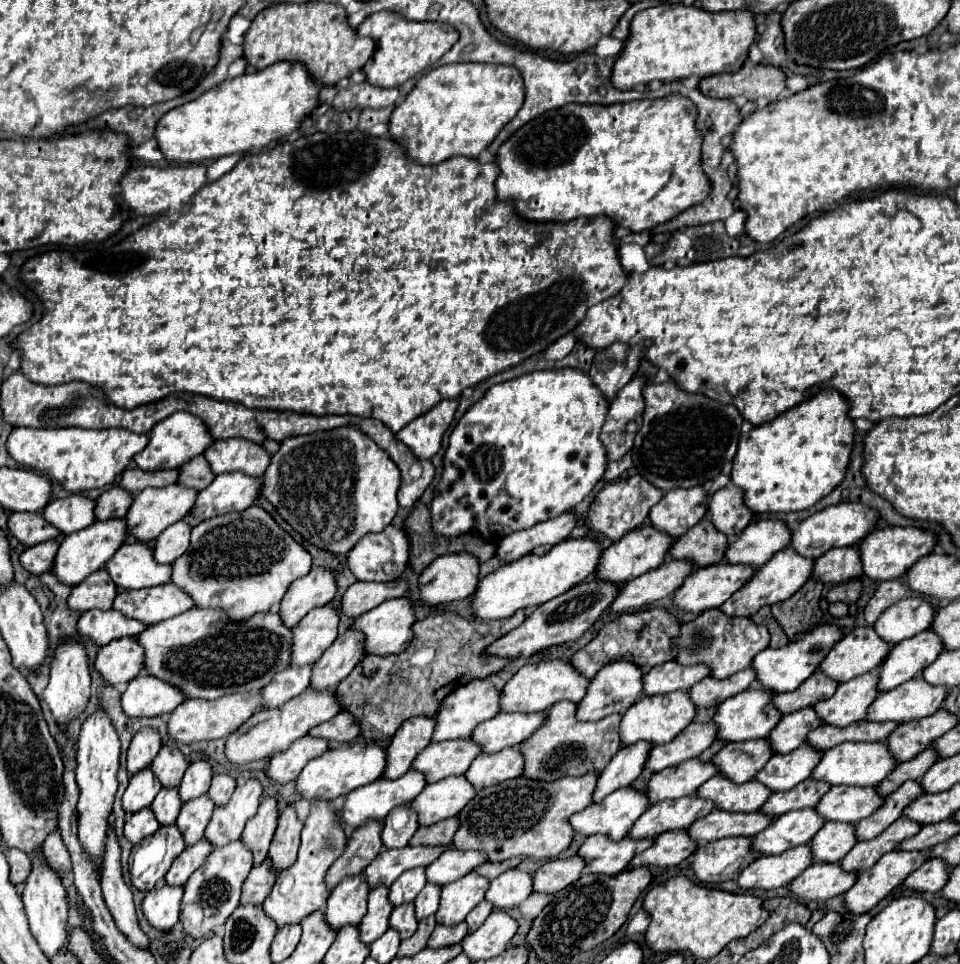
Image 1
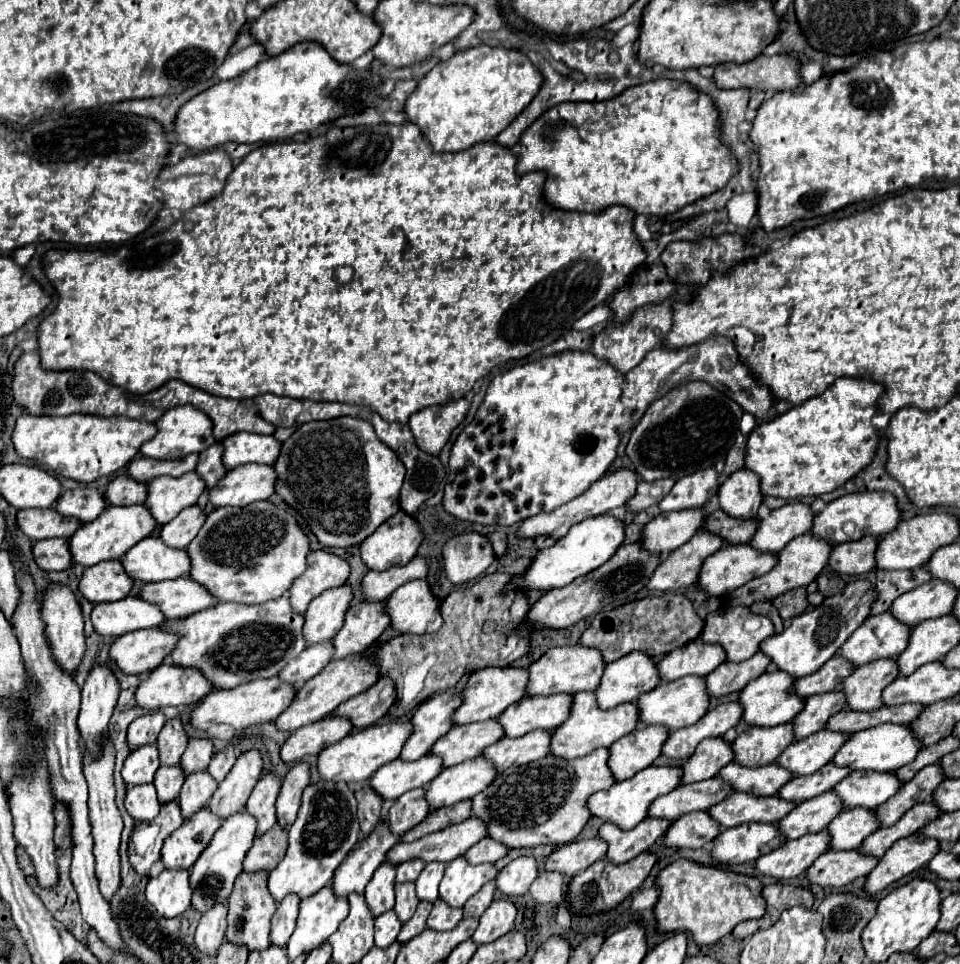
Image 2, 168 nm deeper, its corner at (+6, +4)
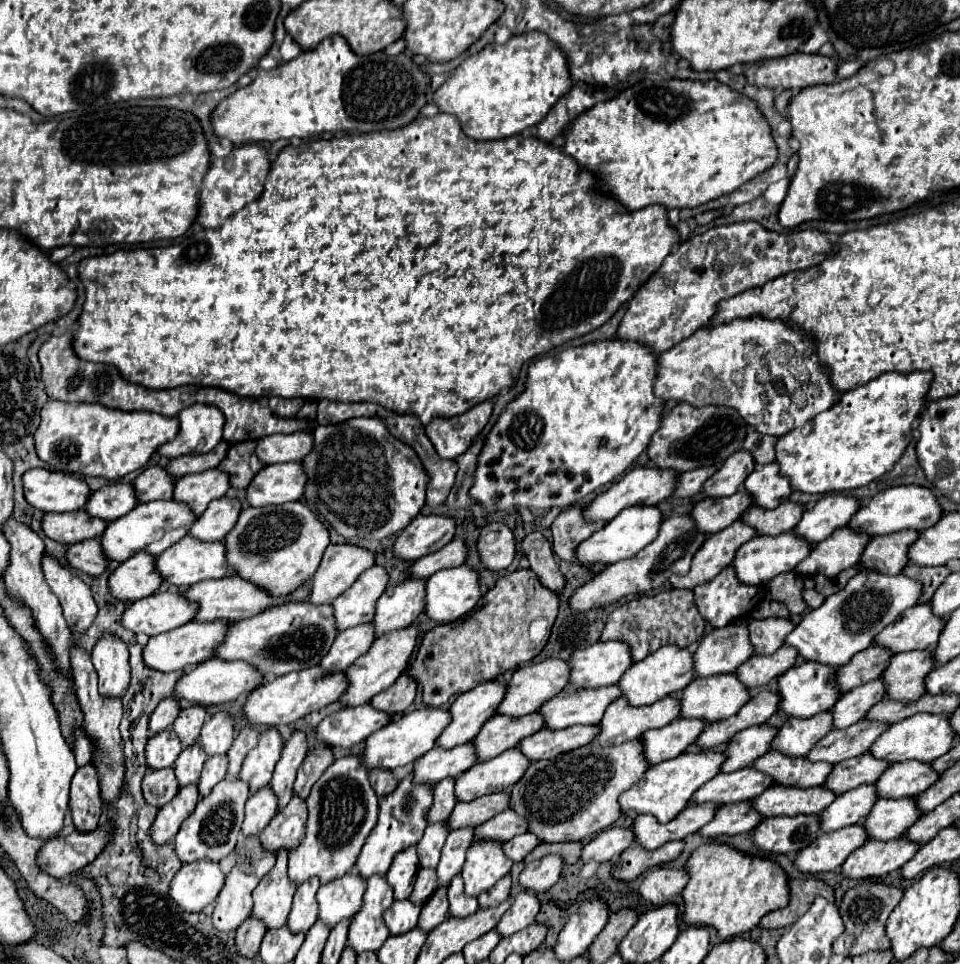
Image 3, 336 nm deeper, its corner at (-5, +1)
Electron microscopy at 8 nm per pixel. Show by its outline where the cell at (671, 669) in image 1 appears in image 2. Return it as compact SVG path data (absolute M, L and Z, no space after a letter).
M692 640L682 648L666 654L658 664L658 674L662 682L672 682L682 676L706 676L716 666L726 660L726 654L716 644L704 644L700 640Z

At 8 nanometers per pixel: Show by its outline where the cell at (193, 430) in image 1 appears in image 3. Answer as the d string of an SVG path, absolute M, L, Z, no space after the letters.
M193 405L179 413L179 433L173 441L159 447L159 453L173 459L197 453L203 439L203 453L211 451L223 437L225 417L213 405Z

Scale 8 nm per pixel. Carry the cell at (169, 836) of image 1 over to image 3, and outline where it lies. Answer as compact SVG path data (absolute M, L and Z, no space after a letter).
M197 783L189 785L189 787L181 787L179 793L165 805L159 809L157 819L151 827L151 837L157 845L163 845L171 839L175 839L181 823L187 819L187 815L193 811L193 807L199 801L199 791L197 791Z

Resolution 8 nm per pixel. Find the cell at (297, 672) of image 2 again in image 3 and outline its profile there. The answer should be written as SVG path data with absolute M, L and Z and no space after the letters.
M363 623L361 627L345 629L337 635L331 651L321 659L325 673L345 671L357 657L369 651L373 643L373 623Z

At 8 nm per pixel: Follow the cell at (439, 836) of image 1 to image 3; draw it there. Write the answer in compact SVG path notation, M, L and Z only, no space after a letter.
M493 793L493 795L485 795L479 799L473 799L469 803L457 803L451 817L449 817L449 825L451 829L459 829L459 827L479 827L481 823L485 823L487 819L491 819L493 815L501 813L509 809L509 793Z

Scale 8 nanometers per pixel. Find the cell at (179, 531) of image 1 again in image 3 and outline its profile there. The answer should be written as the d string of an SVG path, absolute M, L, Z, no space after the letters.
M221 497L209 503L207 511L193 523L189 535L201 541L221 541L235 527L241 513L241 501Z

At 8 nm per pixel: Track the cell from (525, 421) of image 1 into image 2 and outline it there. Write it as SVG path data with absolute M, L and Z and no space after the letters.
M566 350L566 352L546 356L546 358L522 364L522 366L514 366L514 368L506 370L504 374L496 376L488 386L484 402L476 410L476 416L474 416L476 420L470 422L466 428L462 428L462 432L458 434L458 438L450 450L450 474L448 474L448 480L444 486L444 498L442 498L444 510L458 520L466 520L466 522L474 522L474 524L512 526L530 516L548 514L548 512L556 510L558 506L566 504L568 500L572 500L574 496L580 496L586 488L590 488L590 484L594 484L598 478L604 476L604 472L616 458L616 448L618 448L620 436L616 434L616 420L612 418L612 410L614 410L616 402L620 400L622 384L624 384L624 376L620 372L616 372L610 364L594 358L592 352L578 352L578 350Z

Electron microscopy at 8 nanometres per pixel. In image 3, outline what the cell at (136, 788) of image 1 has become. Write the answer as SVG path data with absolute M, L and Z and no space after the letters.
M171 729L159 731L147 743L147 765L151 769L171 767L175 763L175 759L179 757L181 749L183 749L181 741L177 739L177 735Z

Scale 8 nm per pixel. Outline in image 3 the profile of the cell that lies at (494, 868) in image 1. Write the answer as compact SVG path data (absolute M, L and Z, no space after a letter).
M553 843L549 845L549 853L559 853L559 855L565 855L565 861L567 863L581 863L581 849L583 849L583 843Z

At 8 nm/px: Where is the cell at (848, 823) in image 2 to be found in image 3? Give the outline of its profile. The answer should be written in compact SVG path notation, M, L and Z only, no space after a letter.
M915 797L909 799L879 799L865 819L865 829L871 839L897 839L901 837L917 819L921 811L917 811Z

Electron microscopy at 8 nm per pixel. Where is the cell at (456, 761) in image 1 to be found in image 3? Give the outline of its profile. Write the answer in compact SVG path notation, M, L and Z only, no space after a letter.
M529 713L525 717L495 715L483 725L483 729L473 741L479 761L493 759L503 751L517 747L521 739L537 733L543 727L545 727L545 719L541 719L541 713Z

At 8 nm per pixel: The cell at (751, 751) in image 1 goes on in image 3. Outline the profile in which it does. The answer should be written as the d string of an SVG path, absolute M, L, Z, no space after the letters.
M819 713L809 719L789 719L777 733L771 749L789 757L805 757L811 747L833 729L833 719L827 713Z

